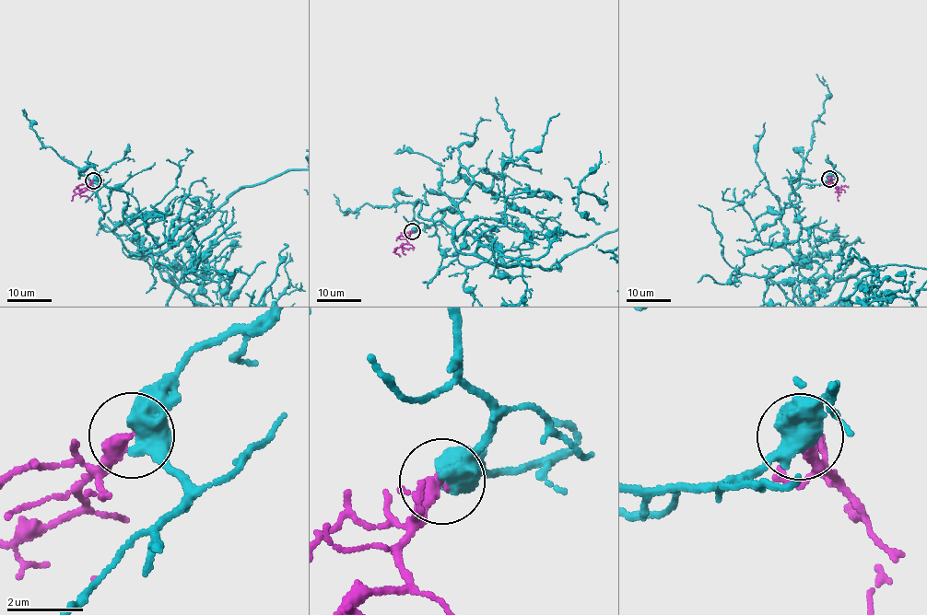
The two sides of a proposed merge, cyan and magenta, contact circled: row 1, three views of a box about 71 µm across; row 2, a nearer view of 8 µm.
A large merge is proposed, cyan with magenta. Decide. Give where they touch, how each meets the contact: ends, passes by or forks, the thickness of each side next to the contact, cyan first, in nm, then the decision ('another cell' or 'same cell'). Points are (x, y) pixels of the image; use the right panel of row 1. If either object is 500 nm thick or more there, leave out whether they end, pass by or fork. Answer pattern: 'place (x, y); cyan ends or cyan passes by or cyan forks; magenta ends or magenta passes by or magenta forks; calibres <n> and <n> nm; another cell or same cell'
place (829, 179); calibres 600 and 400 nm; another cell

